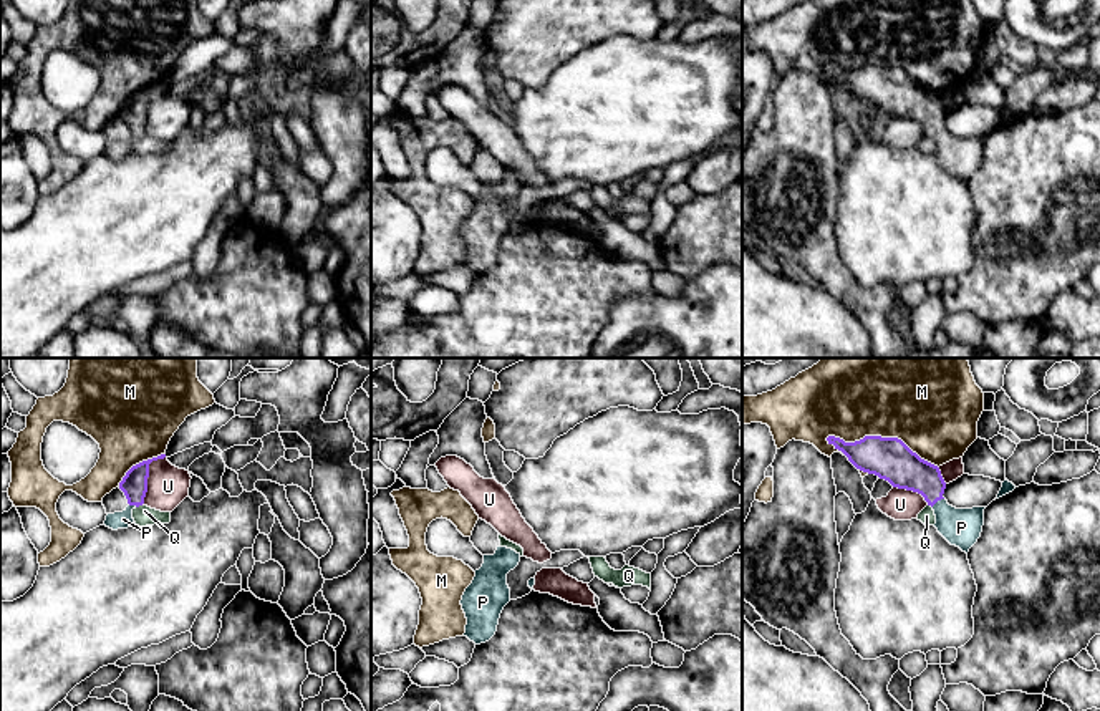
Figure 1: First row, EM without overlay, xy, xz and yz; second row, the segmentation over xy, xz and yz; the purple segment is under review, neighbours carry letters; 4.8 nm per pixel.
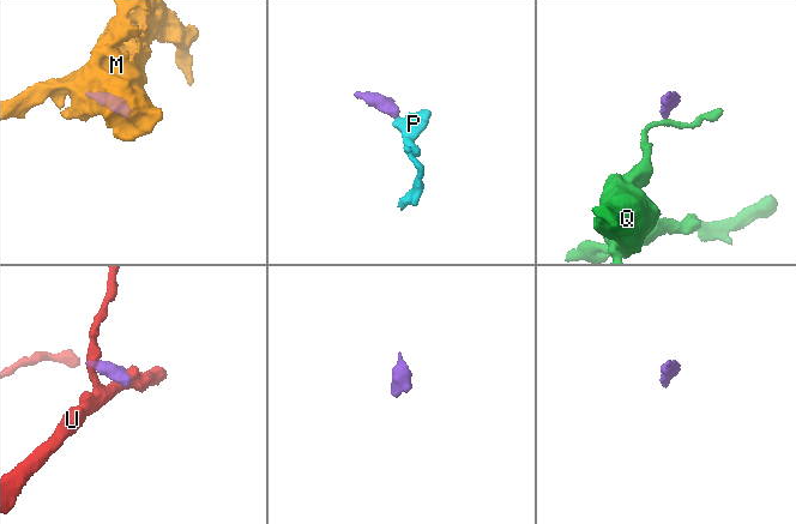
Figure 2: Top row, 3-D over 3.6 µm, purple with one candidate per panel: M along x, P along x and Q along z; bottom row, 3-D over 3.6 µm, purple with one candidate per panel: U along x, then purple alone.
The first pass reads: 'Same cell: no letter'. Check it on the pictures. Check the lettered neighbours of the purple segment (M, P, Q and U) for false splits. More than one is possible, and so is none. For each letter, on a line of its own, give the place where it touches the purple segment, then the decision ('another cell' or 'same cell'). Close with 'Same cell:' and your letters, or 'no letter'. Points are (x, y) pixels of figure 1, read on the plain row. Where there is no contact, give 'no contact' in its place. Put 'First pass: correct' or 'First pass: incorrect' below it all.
M: yz (880, 65) | another cell
P: yz (936, 130) | same cell
Q: xy (138, 135) | another cell
U: xy (148, 105) | another cell
Same cell: P
First pass: incorrect

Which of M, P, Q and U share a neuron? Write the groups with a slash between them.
M / P / Q / U

